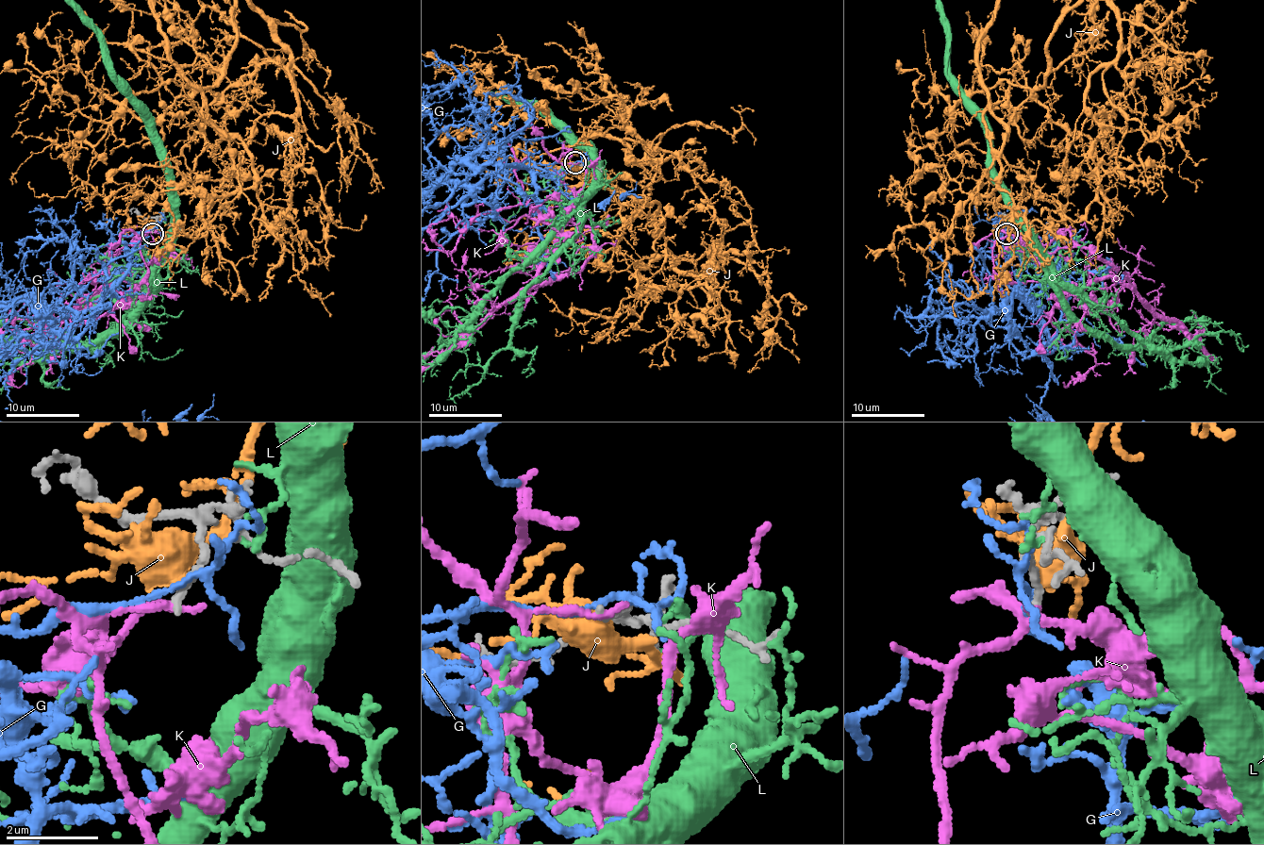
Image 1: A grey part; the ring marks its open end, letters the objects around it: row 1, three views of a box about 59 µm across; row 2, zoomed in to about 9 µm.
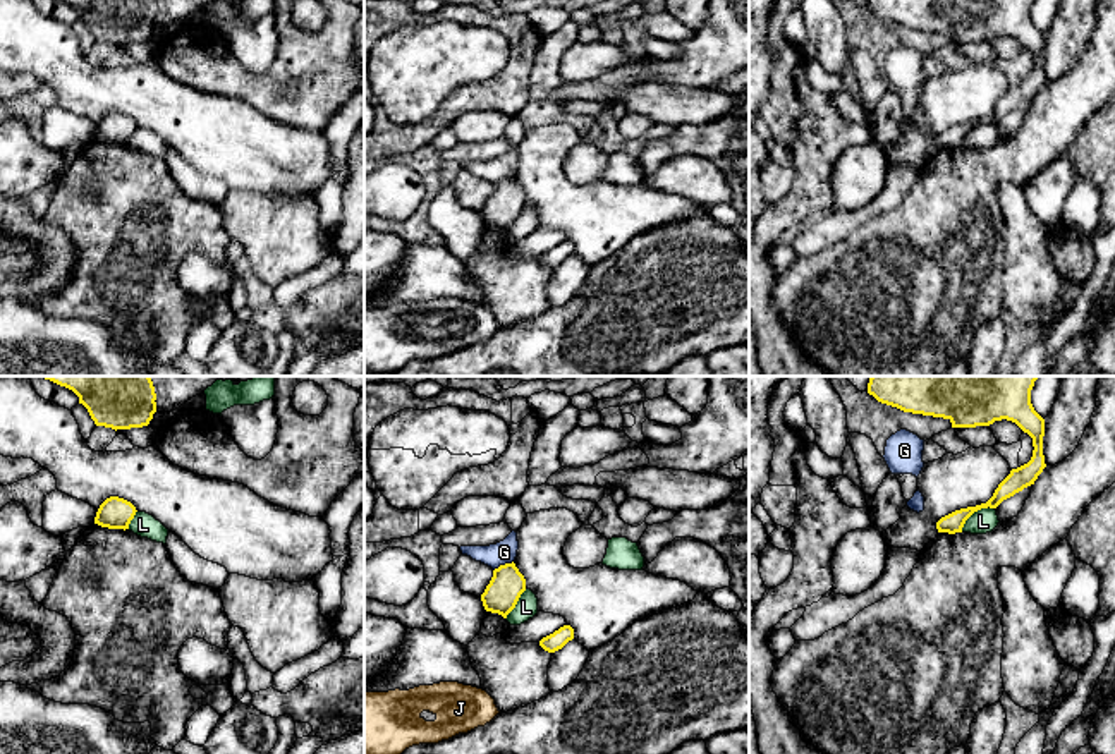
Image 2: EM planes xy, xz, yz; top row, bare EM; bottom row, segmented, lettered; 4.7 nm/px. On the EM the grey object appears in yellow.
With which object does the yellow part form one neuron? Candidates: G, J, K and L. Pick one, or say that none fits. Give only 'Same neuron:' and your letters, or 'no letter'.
Same neuron: no letter

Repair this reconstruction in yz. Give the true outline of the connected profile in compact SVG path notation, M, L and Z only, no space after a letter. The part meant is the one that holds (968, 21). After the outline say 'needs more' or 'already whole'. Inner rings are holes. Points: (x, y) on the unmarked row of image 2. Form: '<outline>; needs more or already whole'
M868 0L878 17L904 27L943 33L952 43L990 41L1012 36L1033 53L1033 72L1012 84L993 112L981 120L955 125L936 137L938 148L962 148L966 136L981 124L996 124L1003 115L1034 100L1046 82L1043 70L1045 34L1031 19L1034 0Z; already whole

